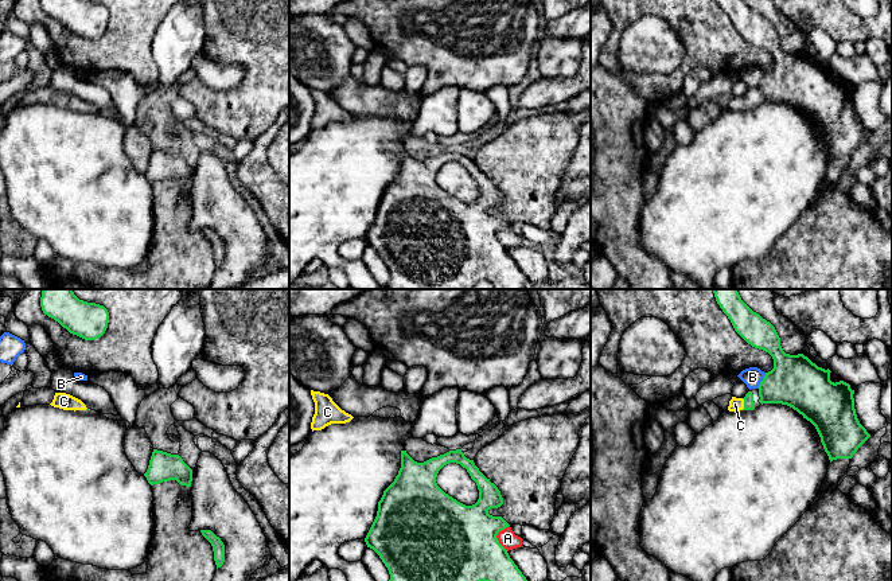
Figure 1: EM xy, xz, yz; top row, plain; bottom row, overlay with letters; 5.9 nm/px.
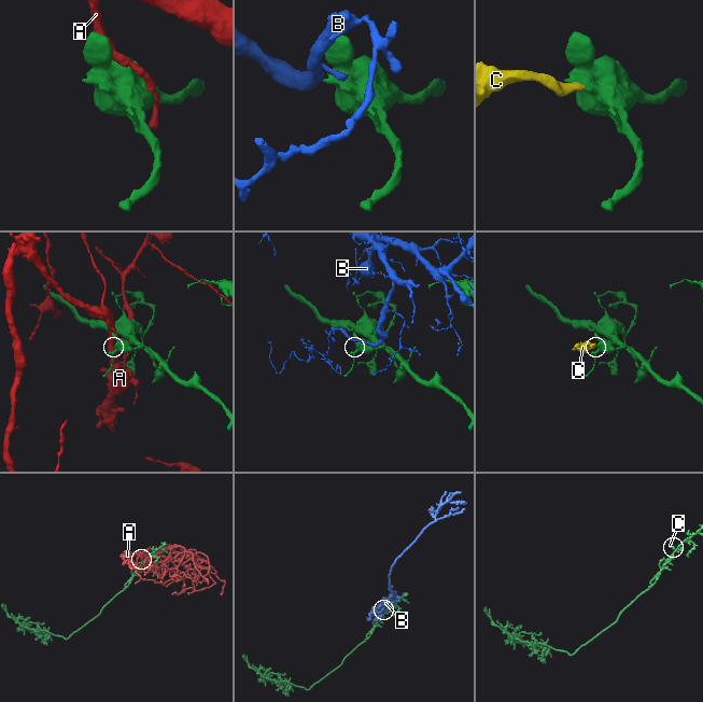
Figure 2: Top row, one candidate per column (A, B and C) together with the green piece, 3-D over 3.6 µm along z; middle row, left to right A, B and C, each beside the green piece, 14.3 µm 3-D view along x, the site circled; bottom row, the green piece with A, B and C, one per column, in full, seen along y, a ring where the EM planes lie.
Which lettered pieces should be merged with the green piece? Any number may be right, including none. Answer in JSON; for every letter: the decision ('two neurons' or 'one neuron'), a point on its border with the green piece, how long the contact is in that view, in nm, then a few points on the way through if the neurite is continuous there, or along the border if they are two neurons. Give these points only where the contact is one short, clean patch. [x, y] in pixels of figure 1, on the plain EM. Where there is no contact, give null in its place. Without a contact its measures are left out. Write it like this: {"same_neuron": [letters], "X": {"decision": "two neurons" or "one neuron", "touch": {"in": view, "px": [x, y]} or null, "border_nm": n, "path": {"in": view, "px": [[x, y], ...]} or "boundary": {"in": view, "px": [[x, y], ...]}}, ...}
{"same_neuron": ["C"], "A": {"decision": "two neurons", "touch": {"in": "xz", "px": [495, 236]}, "border_nm": 160}, "B": {"decision": "two neurons", "touch": {"in": "yz", "px": [762, 80]}, "border_nm": 110}, "C": {"decision": "one neuron", "touch": {"in": "yz", "px": [744, 102]}, "border_nm": 70, "path": {"in": "yz", "px": [[748, 98], [744, 102], [735, 102]]}}}

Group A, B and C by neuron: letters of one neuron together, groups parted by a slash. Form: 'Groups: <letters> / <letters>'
Groups: A / B / C

